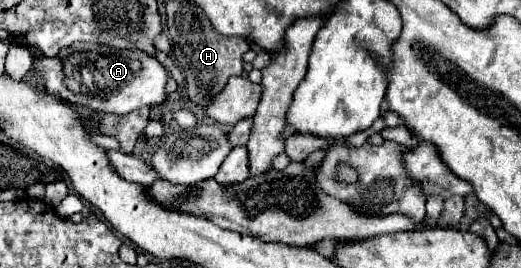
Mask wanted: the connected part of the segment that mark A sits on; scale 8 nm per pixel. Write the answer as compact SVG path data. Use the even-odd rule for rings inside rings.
M77 43L61 49L55 57L33 57L33 79L43 85L45 91L61 95L71 105L81 105L93 111L125 115L145 105L155 107L165 101L165 67L145 55L143 51L119 51L109 49L103 43Z

